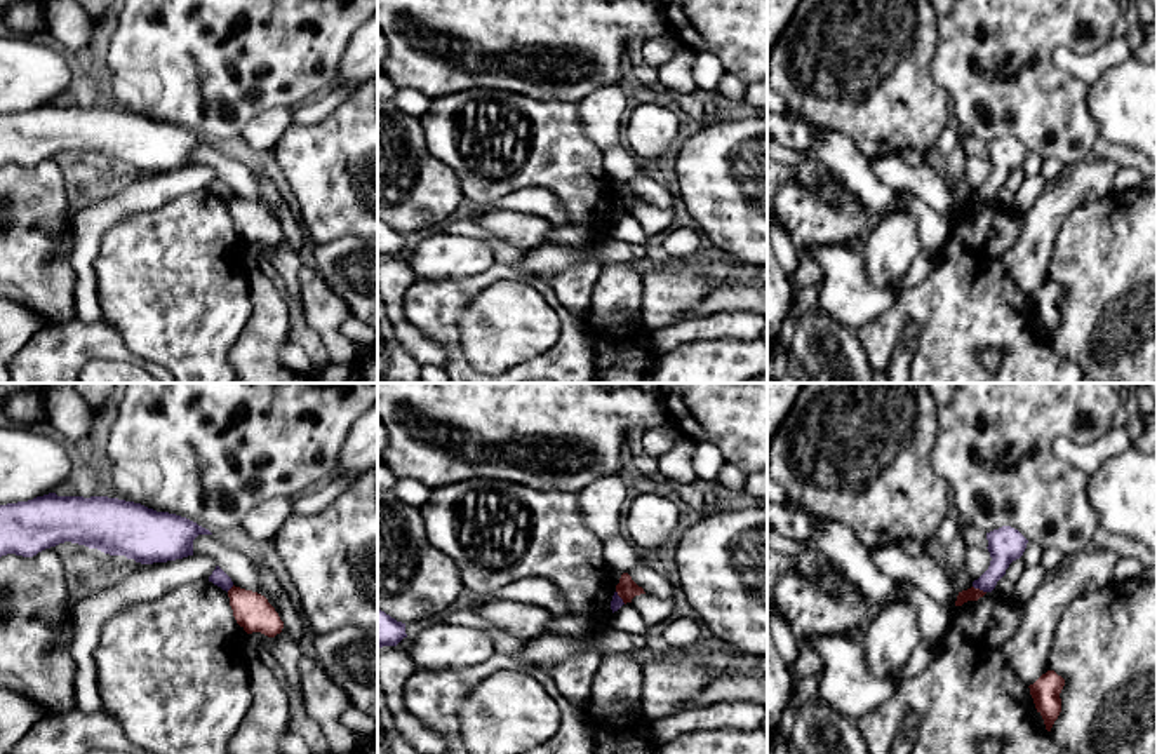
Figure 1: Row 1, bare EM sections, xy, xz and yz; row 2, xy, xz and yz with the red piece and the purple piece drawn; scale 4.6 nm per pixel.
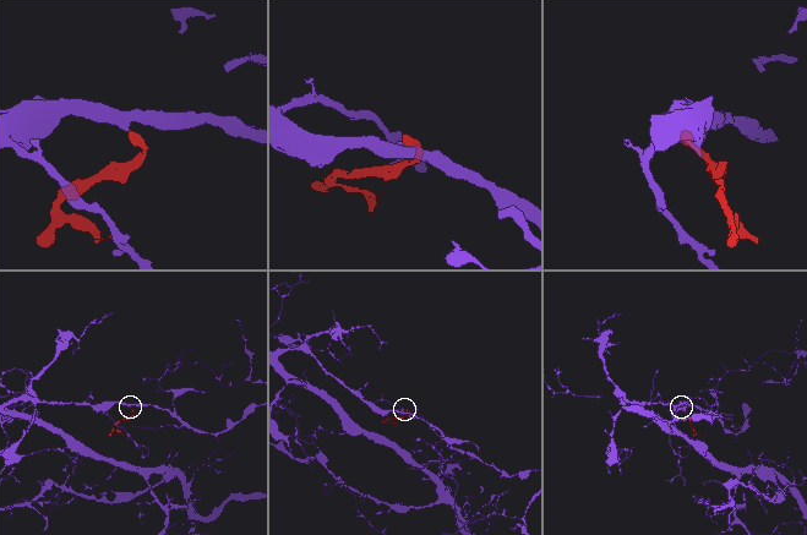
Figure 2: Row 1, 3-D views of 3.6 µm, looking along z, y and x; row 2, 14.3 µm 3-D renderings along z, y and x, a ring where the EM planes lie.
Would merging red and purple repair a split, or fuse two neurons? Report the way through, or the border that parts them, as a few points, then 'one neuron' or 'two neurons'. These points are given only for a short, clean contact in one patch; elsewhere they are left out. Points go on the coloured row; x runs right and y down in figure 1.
border yz (973, 585), (985, 592); two neurons

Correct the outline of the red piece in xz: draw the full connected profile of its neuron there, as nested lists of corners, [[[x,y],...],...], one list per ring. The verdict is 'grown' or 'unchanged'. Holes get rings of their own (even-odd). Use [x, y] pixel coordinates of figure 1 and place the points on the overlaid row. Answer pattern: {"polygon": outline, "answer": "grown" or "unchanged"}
{"polygon": [[[623,573],[619,583],[616,585],[618,596],[623,603],[632,603],[635,596],[645,594],[642,587],[639,587],[628,573]]], "answer": "unchanged"}

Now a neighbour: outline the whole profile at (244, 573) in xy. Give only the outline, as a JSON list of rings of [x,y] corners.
[[[198,535],[193,540],[193,555],[209,557],[219,566],[233,582],[235,587],[257,592],[268,599],[275,608],[284,627],[291,632],[299,644],[303,637],[303,615],[289,596],[270,594],[263,589],[259,578],[259,564],[247,559],[242,552],[226,547],[216,535]]]

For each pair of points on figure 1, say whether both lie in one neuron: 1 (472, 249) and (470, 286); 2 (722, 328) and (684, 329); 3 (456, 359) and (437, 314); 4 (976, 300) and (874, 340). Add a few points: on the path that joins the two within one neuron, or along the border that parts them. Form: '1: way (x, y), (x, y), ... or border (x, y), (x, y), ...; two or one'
1: border (494, 263), (463, 277), (430, 281); two
2: way (714, 328), (693, 329); one
3: way (454, 349), (441, 324); one
4: way (950, 305), (910, 305), (900, 316); one

